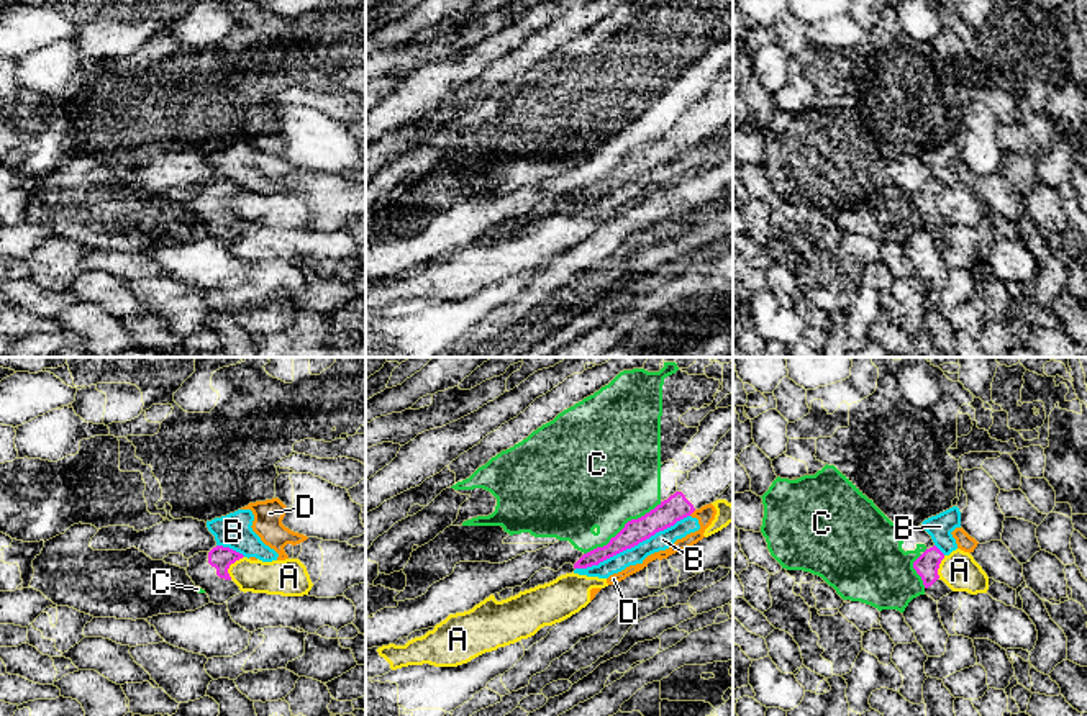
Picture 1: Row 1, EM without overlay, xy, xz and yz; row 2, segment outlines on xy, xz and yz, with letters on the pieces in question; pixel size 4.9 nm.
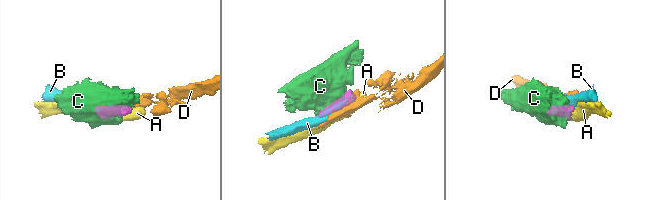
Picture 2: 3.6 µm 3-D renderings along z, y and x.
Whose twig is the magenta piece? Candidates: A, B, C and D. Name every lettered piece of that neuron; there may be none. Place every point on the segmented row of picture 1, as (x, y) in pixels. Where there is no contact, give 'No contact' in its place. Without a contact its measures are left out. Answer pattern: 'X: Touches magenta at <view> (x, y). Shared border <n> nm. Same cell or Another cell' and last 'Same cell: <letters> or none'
A: Touches magenta at xy (230, 564). Shared border 140 nm. Another cell
B: Touches magenta at xz (632, 546). Shared border 600 nm. Another cell
C: Touches magenta at xz (623, 528). Shared border 460 nm. Another cell
D: Touches magenta at xz (692, 512). Shared border 50 nm. Another cell
Same cell: none

